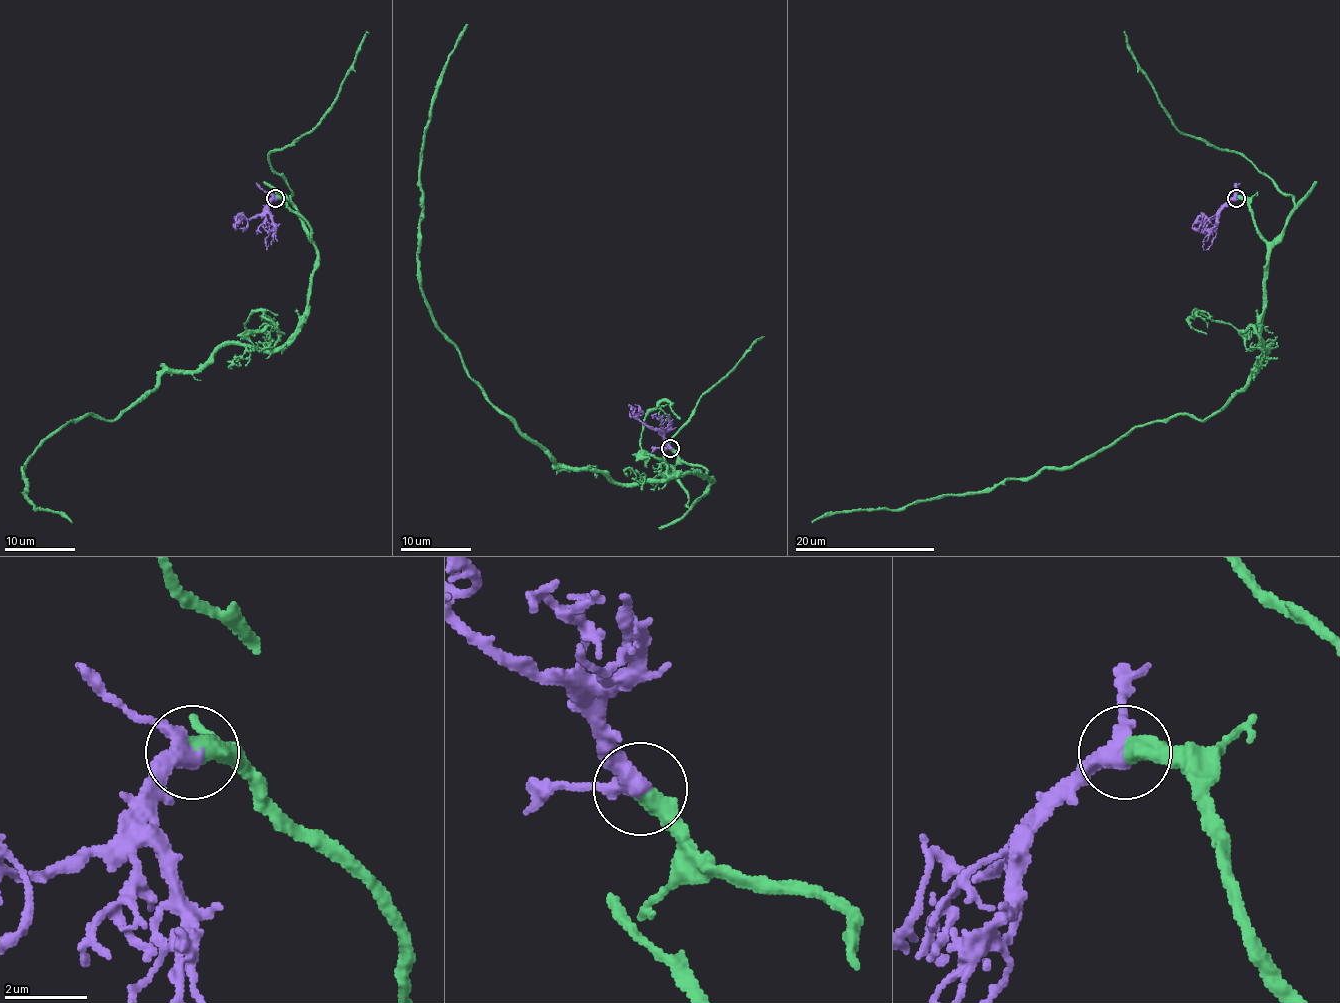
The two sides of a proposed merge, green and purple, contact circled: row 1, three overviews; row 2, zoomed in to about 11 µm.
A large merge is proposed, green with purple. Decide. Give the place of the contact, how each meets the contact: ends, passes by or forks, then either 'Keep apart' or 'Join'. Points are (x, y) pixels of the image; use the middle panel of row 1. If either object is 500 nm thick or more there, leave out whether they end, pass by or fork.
Place: (670, 448). At the ring green ends. At the ring purple passes by. Join

